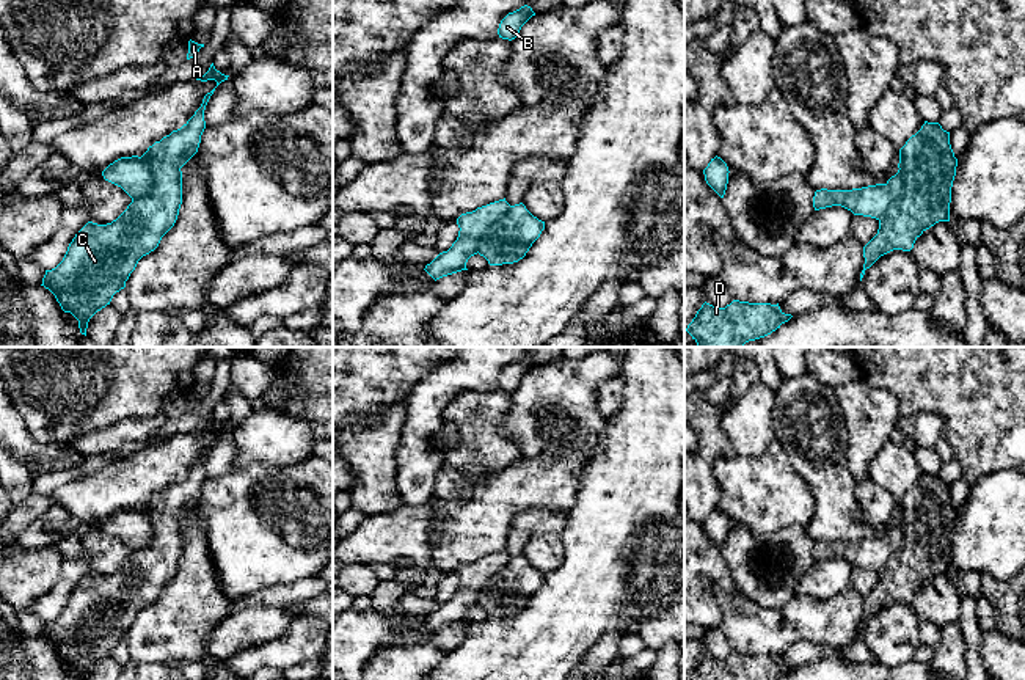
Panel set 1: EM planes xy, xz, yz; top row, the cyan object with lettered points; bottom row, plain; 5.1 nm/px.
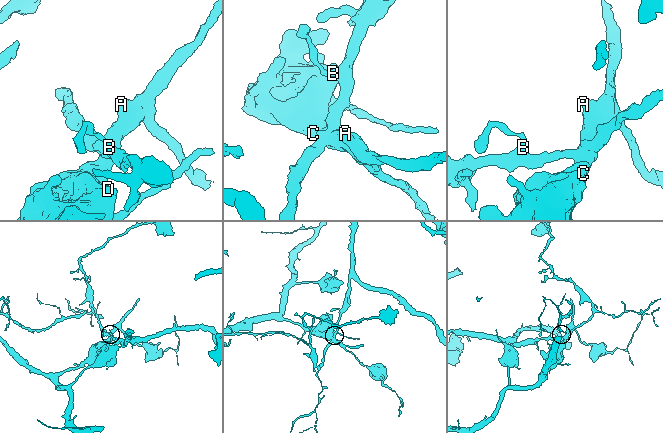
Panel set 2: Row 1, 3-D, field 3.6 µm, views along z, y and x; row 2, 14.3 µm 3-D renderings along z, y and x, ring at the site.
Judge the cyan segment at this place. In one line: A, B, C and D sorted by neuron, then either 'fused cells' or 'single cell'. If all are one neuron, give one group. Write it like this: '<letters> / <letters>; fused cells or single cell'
A C D / B; fused cells

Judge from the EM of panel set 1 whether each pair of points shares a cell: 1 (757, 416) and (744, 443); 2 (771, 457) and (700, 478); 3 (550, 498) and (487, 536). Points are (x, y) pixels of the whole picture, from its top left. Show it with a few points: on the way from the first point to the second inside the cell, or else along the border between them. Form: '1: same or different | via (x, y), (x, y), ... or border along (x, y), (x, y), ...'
1: same | via (751, 423), (749, 437)
2: different | border along (735, 454), (714, 462), (716, 506)
3: same | via (532, 498), (520, 498), (499, 519)

